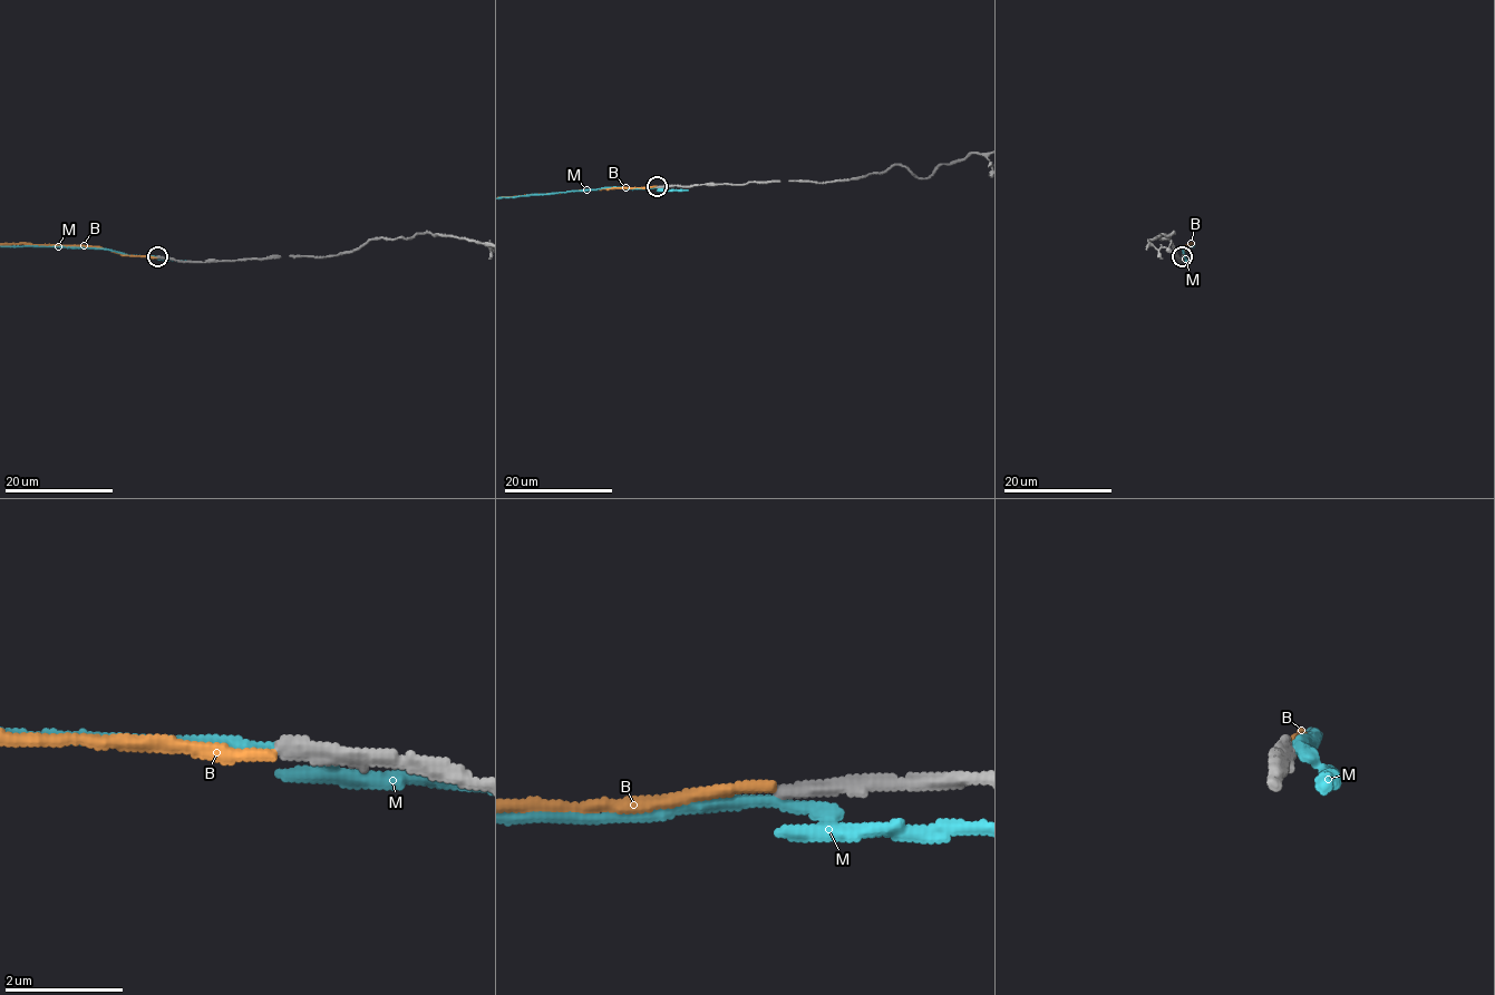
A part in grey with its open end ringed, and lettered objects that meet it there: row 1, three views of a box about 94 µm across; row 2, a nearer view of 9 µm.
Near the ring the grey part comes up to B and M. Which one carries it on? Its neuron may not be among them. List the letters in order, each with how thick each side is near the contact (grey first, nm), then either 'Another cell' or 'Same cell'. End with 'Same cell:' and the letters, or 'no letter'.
B: Thickness 240 nm (grey) against 190 nm. Another cell
M: Thickness 260 nm (grey) against 150 nm. Another cell
Same cell: no letter

